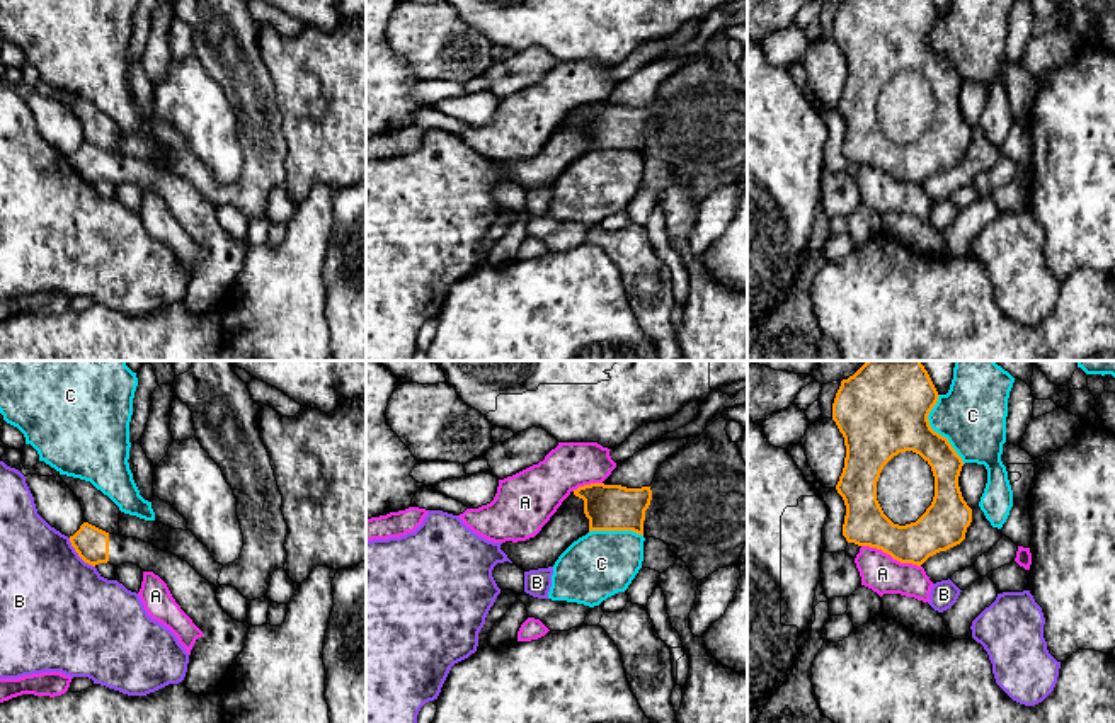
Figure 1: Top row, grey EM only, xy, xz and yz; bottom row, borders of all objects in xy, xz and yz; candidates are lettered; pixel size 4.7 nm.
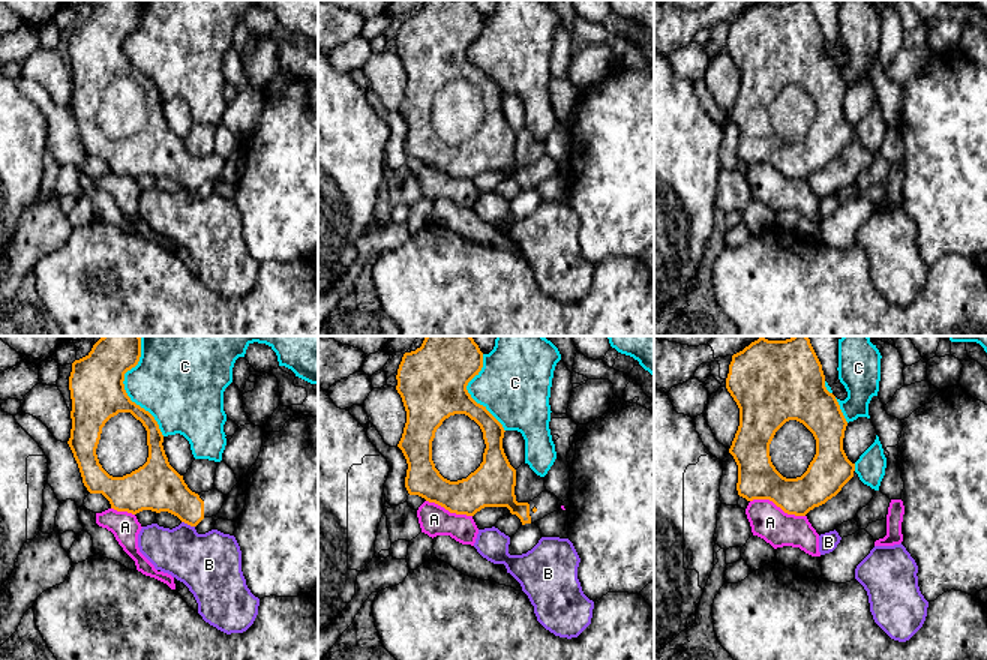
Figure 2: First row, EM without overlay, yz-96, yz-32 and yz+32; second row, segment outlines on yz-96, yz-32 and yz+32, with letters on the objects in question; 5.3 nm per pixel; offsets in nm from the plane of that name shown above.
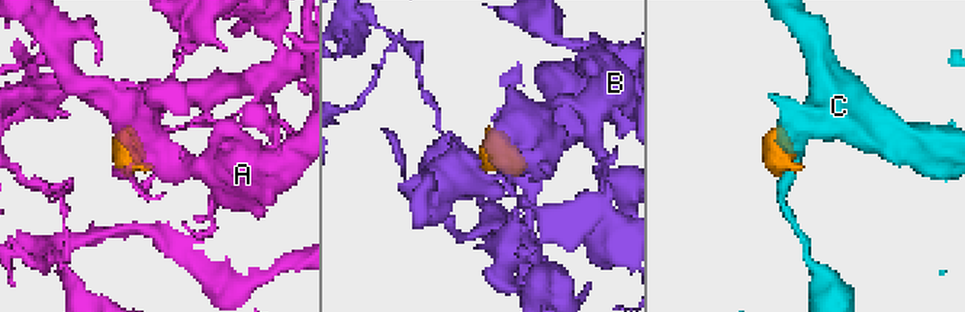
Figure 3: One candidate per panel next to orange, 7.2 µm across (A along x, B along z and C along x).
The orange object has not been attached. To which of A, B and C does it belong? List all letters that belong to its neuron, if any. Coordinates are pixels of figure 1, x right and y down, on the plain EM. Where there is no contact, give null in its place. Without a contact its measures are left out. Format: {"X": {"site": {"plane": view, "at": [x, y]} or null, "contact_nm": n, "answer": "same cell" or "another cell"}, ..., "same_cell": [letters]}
{"A": {"site": {"plane": "yz", "at": [891, 174]}, "contact_nm": 300, "answer": "another cell"}, "B": {"site": {"plane": "xy", "at": [79, 174]}, "contact_nm": 190, "answer": "another cell"}, "C": {"site": {"plane": "yz", "at": [933, 50]}, "contact_nm": 340, "answer": "another cell"}, "same_cell": []}

